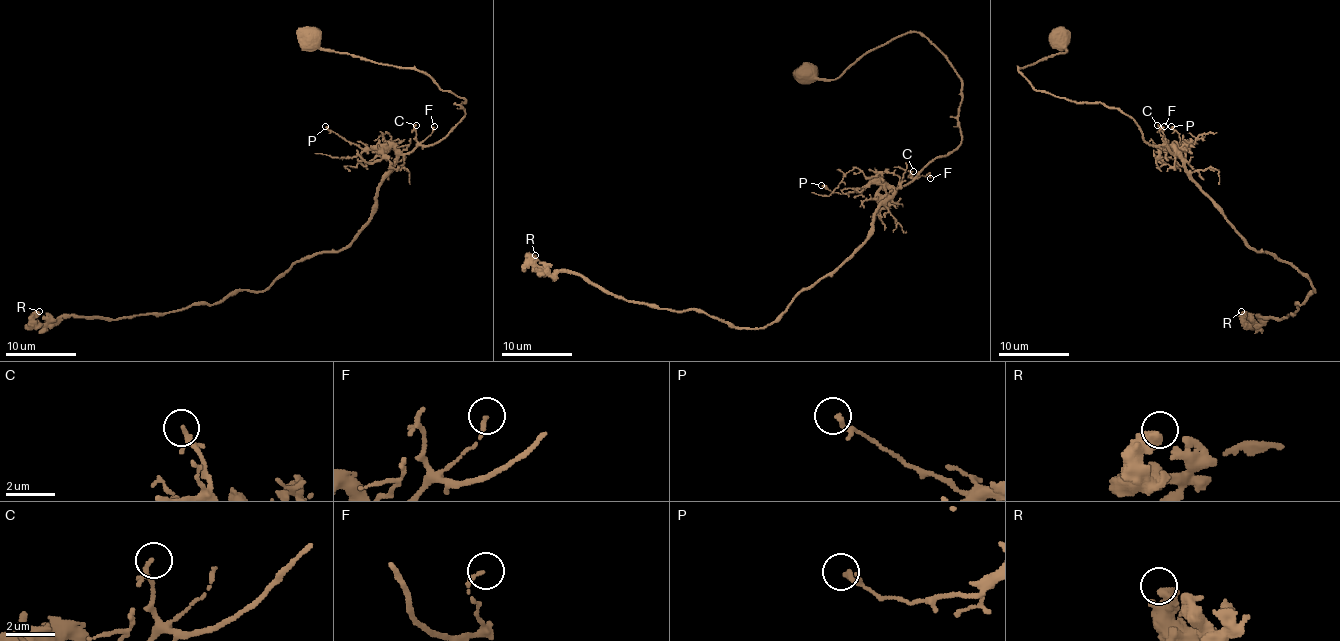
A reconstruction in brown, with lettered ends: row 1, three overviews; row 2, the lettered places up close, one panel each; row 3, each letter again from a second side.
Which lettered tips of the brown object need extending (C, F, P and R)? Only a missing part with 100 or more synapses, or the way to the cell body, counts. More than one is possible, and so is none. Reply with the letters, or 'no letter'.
no letter

